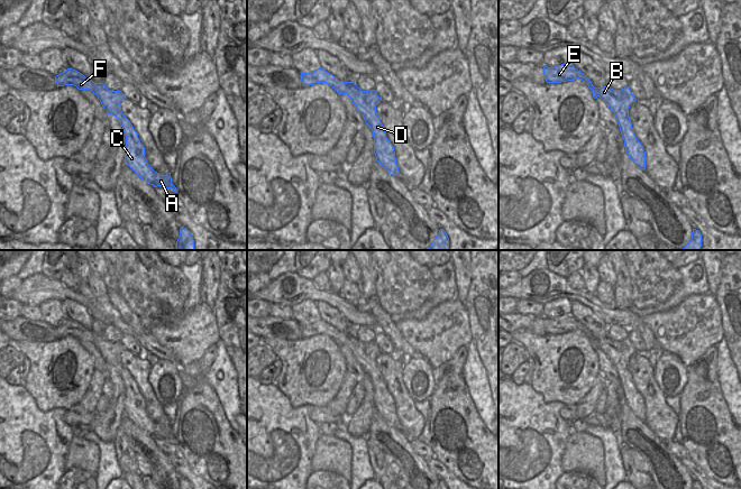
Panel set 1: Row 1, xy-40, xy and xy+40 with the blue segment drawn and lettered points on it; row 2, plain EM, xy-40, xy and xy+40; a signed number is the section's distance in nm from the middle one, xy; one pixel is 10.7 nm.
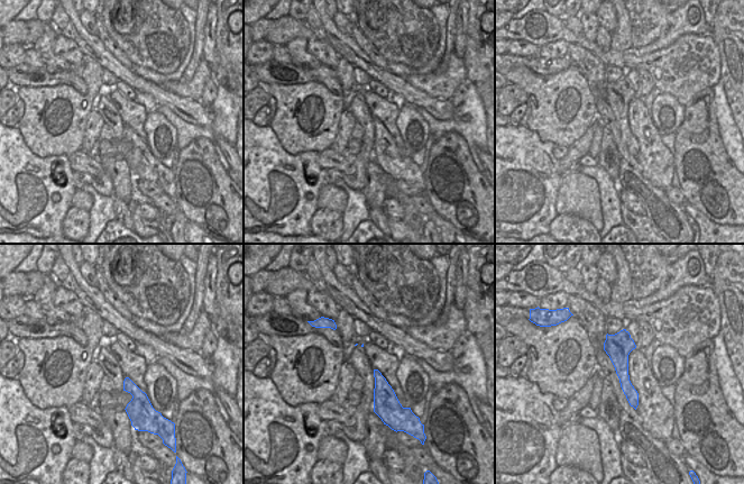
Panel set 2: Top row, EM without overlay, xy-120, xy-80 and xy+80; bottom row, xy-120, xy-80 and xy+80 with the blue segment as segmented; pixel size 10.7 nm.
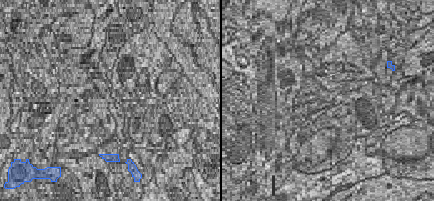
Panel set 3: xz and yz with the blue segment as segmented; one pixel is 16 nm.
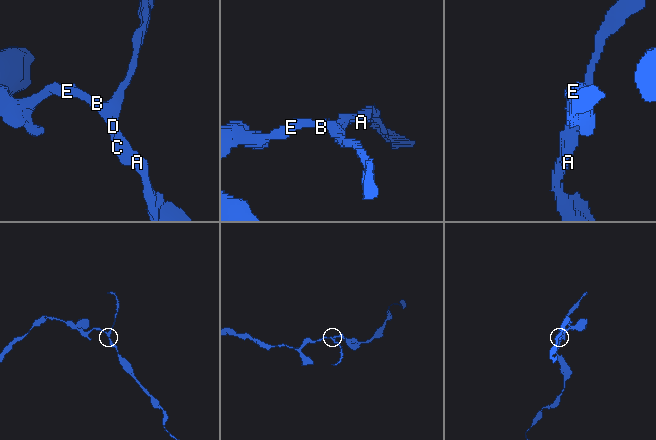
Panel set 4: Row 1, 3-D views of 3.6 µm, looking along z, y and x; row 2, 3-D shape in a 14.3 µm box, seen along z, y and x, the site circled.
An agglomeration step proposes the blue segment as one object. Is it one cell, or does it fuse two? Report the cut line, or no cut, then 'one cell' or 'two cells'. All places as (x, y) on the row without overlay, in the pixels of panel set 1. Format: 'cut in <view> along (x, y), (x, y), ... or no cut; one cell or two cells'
no cut; one cell

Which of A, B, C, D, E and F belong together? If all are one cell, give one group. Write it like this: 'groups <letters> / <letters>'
groups A B C D E F

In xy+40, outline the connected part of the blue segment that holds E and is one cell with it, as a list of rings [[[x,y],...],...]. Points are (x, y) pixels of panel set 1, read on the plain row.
[[[571,314],[548,319],[542,316],[543,326],[547,334],[561,334],[576,330],[585,333],[593,342],[593,349],[600,348],[614,365],[624,391],[625,403],[633,414],[641,421],[646,421],[646,403],[641,394],[637,390],[632,375],[629,369],[629,359],[635,353],[629,338],[622,341],[613,341],[609,338],[594,339],[589,330],[574,319]]]

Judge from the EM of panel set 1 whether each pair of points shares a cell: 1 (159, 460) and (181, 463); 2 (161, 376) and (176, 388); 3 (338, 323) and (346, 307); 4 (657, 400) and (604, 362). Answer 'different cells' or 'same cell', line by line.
1: different cells
2: same cell
3: different cells
4: different cells

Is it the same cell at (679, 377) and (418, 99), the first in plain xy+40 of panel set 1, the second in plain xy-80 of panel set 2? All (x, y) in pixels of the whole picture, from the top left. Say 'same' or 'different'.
different

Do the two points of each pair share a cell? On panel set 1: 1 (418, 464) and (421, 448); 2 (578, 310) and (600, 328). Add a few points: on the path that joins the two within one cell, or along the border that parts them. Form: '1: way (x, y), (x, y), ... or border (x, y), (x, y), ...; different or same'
1: border (409, 440), (412, 449), (426, 459); different
2: way (584, 314), (594, 323); same

